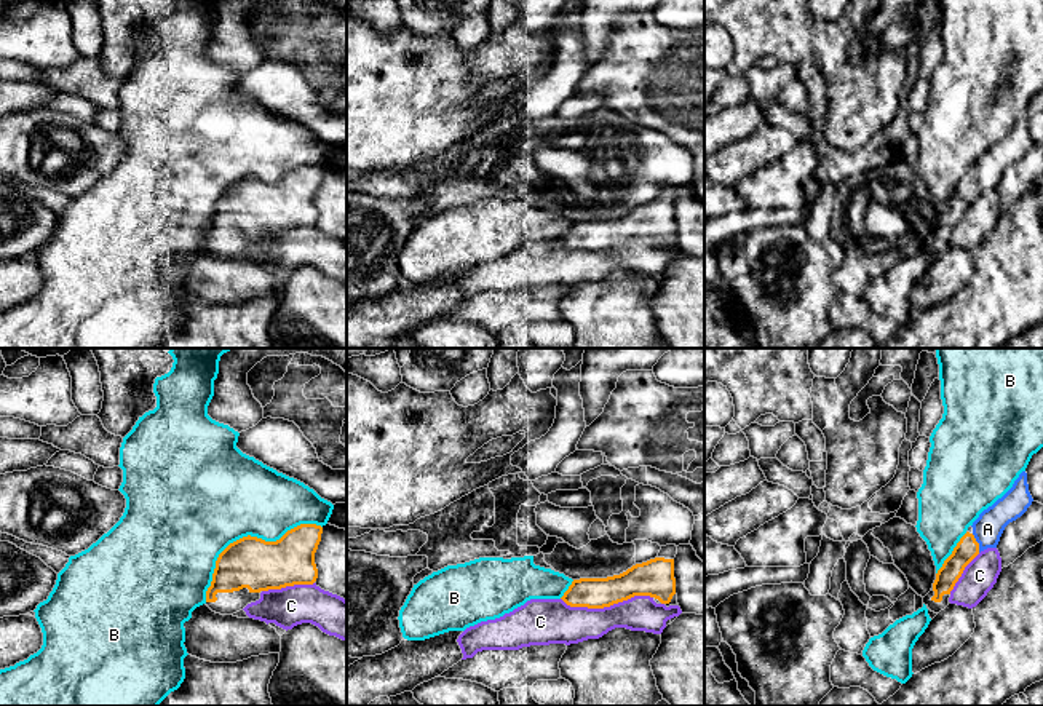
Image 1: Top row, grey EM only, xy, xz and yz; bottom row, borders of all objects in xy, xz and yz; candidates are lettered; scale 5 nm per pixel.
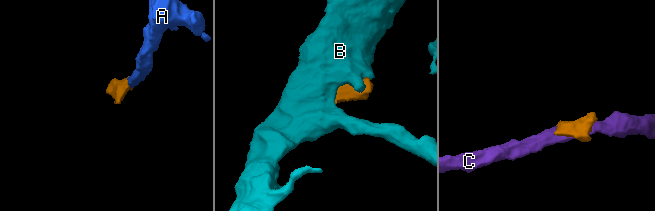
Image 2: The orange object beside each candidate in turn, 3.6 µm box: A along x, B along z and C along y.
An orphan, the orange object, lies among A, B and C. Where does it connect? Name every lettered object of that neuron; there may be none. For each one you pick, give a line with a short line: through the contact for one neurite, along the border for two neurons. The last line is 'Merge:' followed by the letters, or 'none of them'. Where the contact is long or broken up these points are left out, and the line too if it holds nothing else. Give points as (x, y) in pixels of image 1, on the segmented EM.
A: yz (967, 548), (978, 543), (987, 529)
Merge: A

